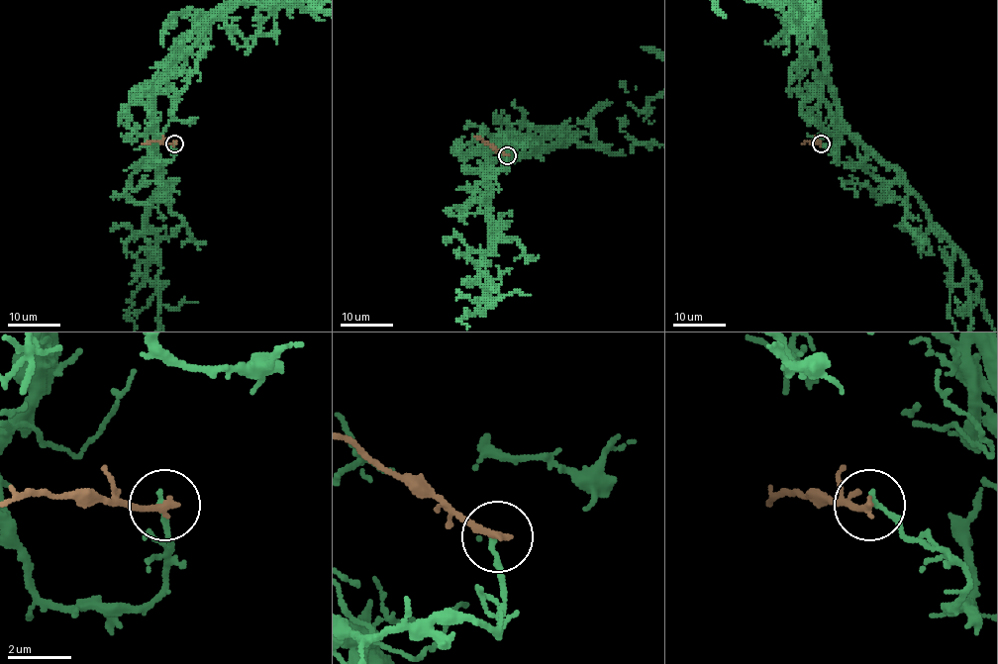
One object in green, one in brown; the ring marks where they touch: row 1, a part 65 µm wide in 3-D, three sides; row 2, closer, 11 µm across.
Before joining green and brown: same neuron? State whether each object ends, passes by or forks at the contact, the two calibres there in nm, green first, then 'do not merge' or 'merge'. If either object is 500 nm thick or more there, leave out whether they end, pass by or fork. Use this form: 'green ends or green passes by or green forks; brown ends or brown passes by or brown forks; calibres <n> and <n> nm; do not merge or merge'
green ends; brown ends; calibres 170 and 240 nm; do not merge

